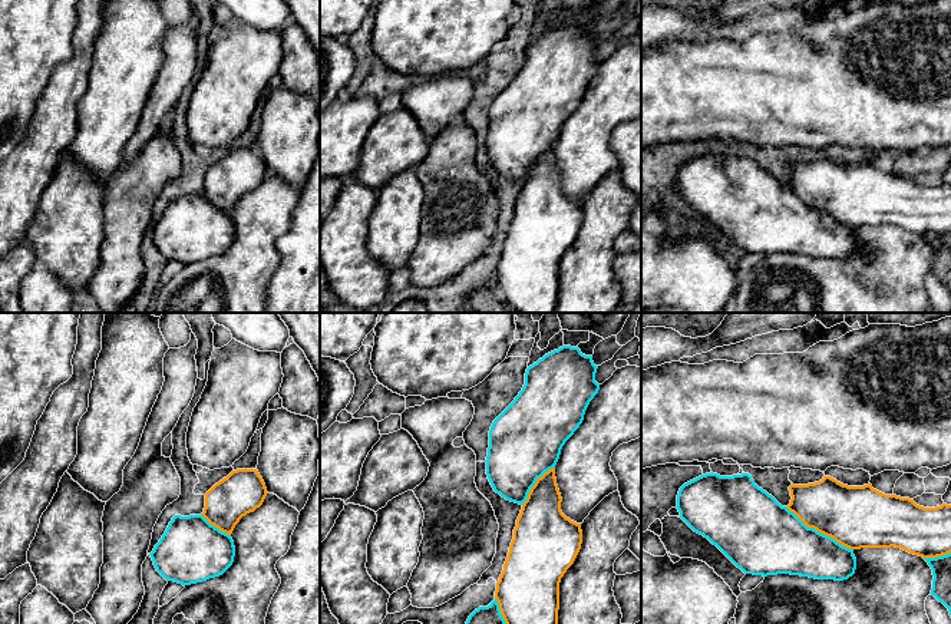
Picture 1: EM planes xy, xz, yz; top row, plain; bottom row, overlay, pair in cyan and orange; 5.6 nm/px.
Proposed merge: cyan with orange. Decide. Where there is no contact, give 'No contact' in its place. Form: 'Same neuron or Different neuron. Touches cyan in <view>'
Same neuron. Touches cyan in yz

